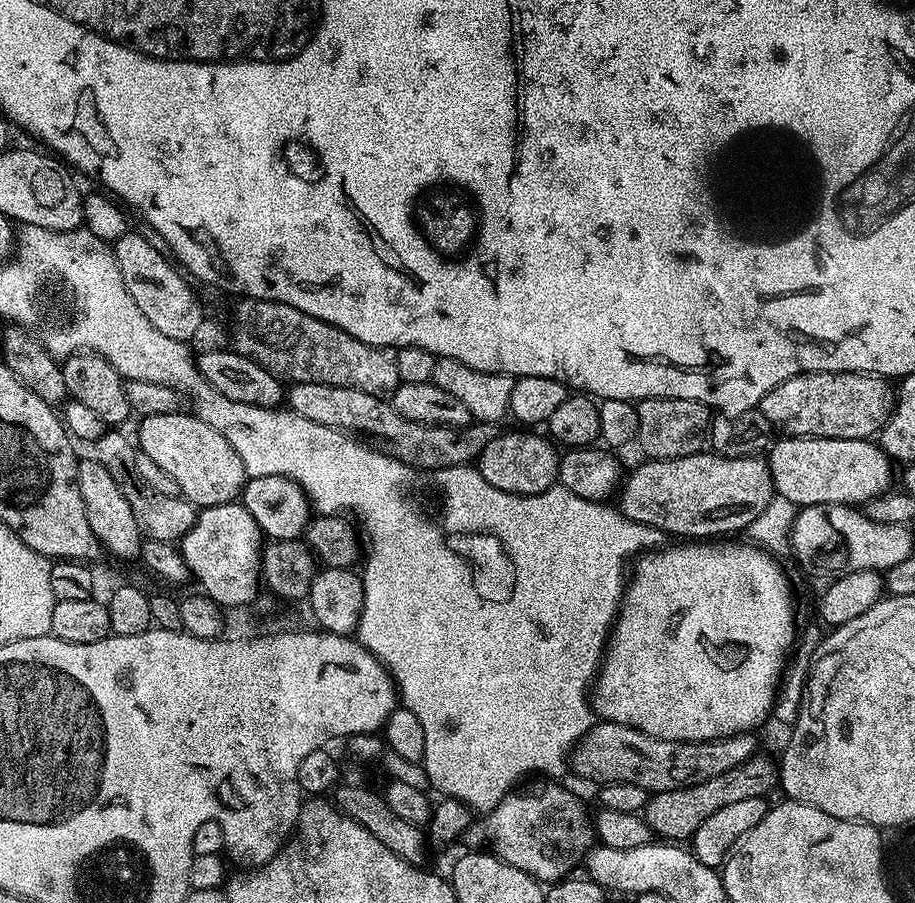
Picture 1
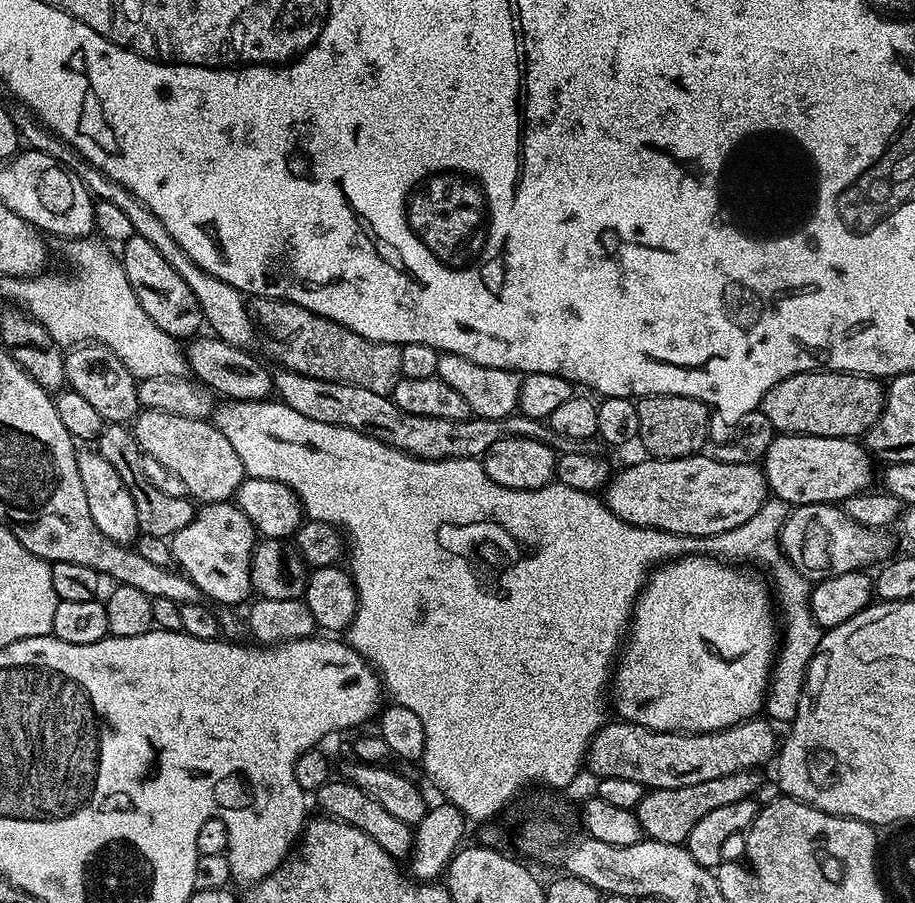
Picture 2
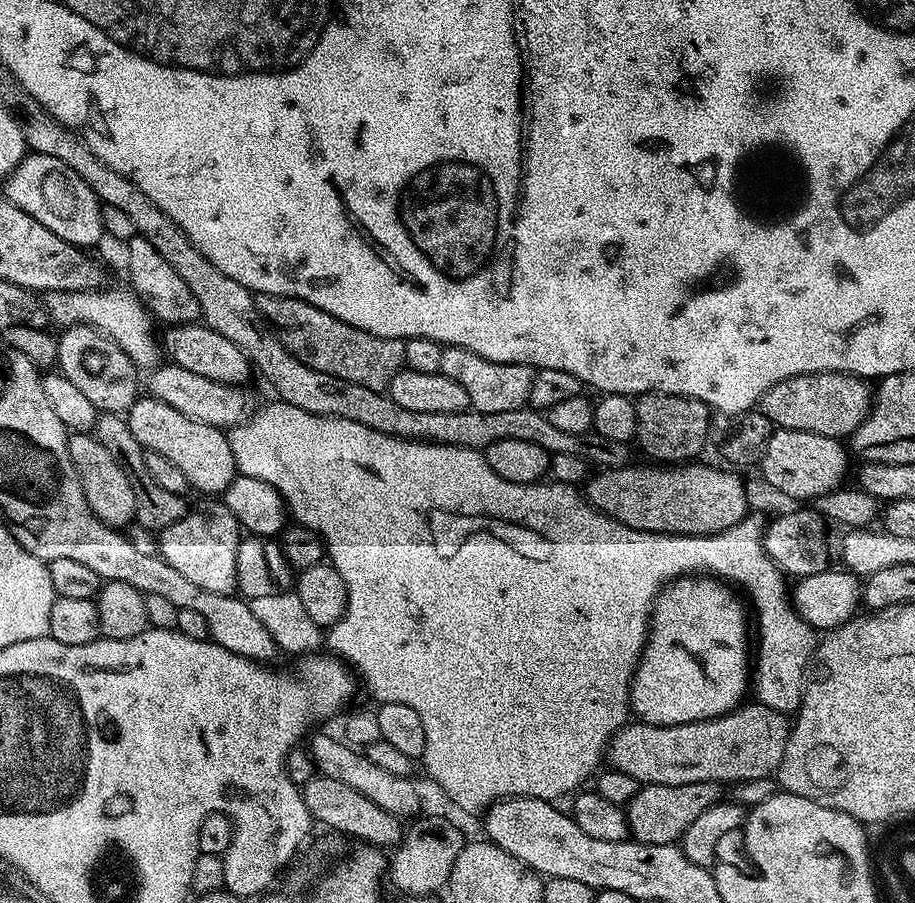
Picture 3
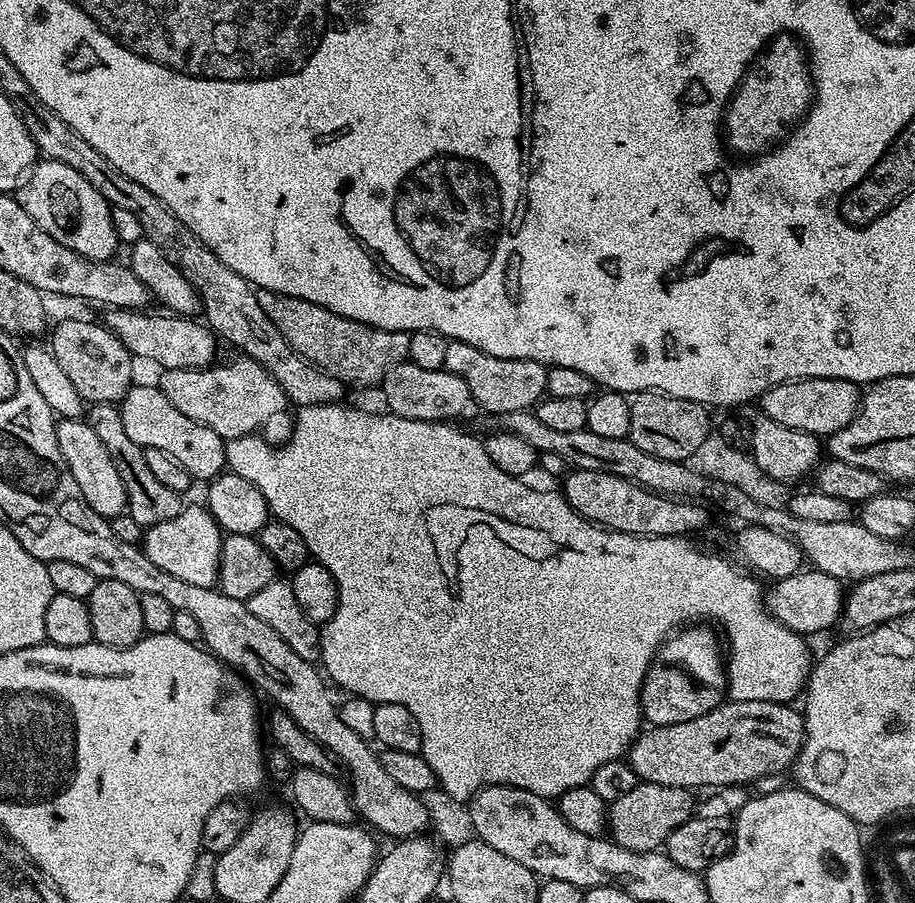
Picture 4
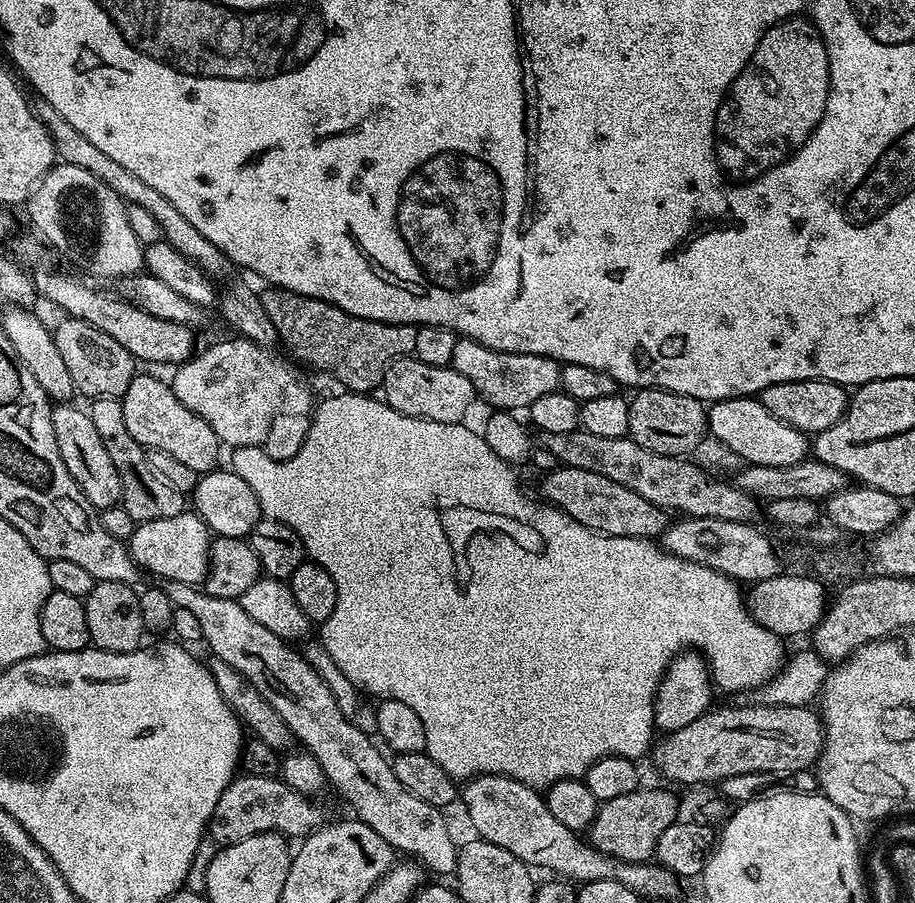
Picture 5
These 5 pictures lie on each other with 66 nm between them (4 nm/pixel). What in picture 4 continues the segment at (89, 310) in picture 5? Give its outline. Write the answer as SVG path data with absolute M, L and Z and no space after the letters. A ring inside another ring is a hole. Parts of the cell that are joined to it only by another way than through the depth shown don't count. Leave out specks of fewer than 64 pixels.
M109 308L103 313L102 323L126 346L137 361L148 359L152 364L161 364L161 369L211 368L217 363L216 344L218 337L207 323L196 318L163 314L147 316L149 313L135 308Z

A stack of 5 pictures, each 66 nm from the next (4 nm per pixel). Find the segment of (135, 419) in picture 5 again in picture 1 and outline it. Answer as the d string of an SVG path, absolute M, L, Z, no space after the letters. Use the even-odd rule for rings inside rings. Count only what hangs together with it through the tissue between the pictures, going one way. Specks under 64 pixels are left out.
M177 410L170 414L145 416L140 423L139 451L145 452L174 482L178 482L180 496L195 504L197 509L233 503L241 495L246 483L242 458L206 422L202 422L195 414Z

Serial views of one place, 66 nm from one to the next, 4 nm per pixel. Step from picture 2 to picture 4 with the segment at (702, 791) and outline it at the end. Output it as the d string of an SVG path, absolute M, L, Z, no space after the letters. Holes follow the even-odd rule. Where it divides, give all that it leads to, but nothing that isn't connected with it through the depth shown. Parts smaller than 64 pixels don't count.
M637 782L623 798L611 801L606 812L606 828L618 846L635 852L654 852L667 845L670 834L692 819L693 793L678 786L658 786Z

